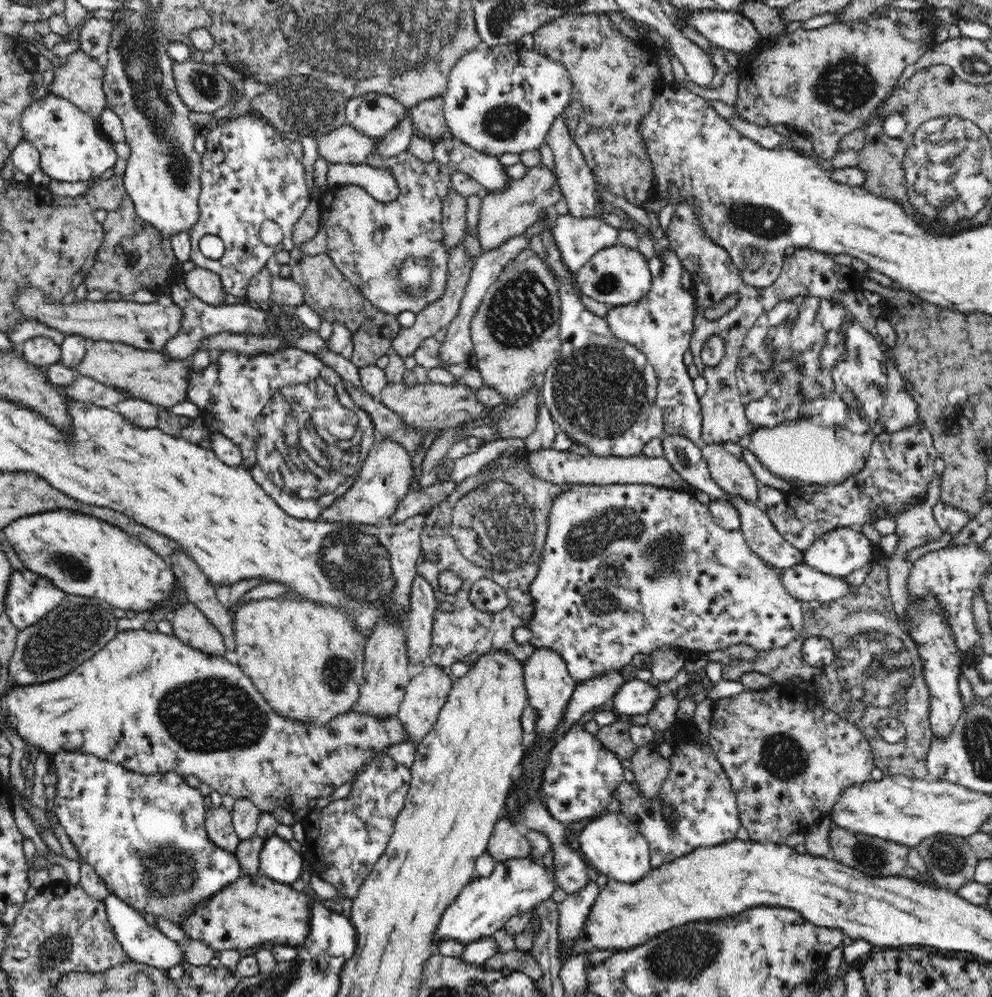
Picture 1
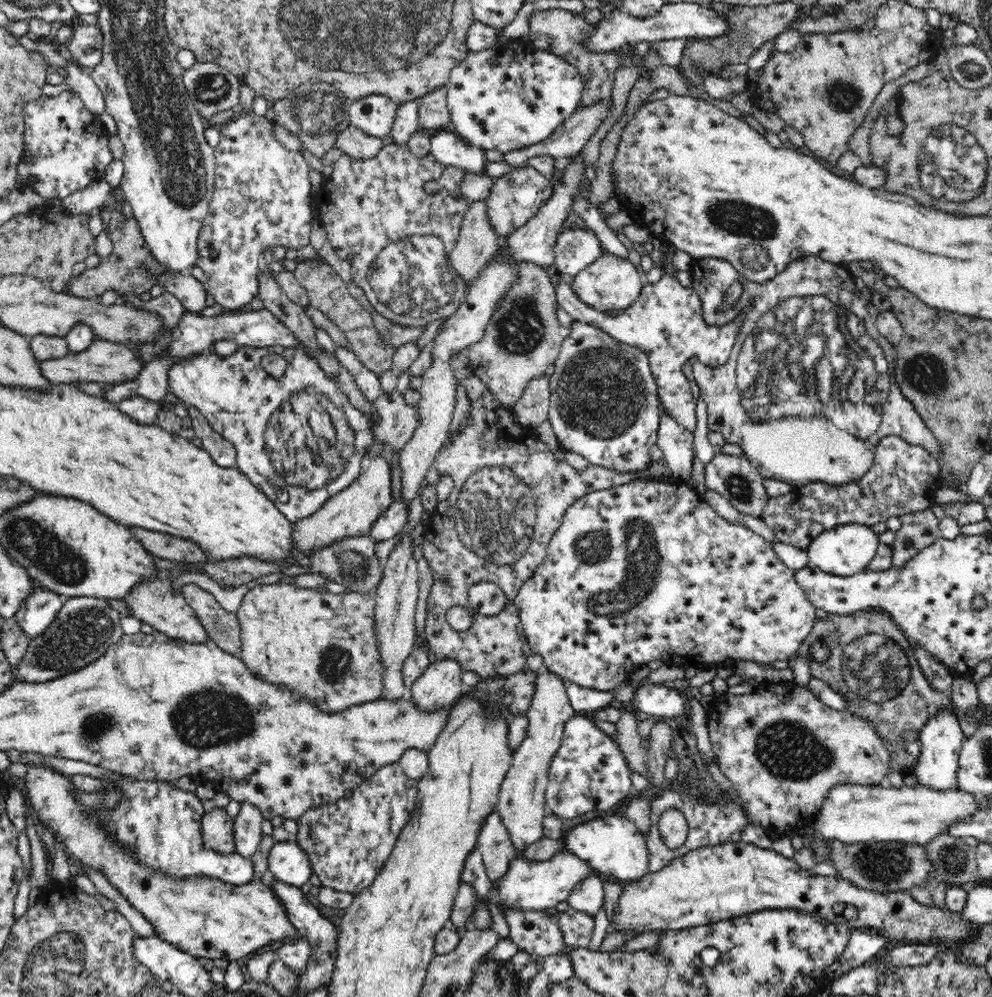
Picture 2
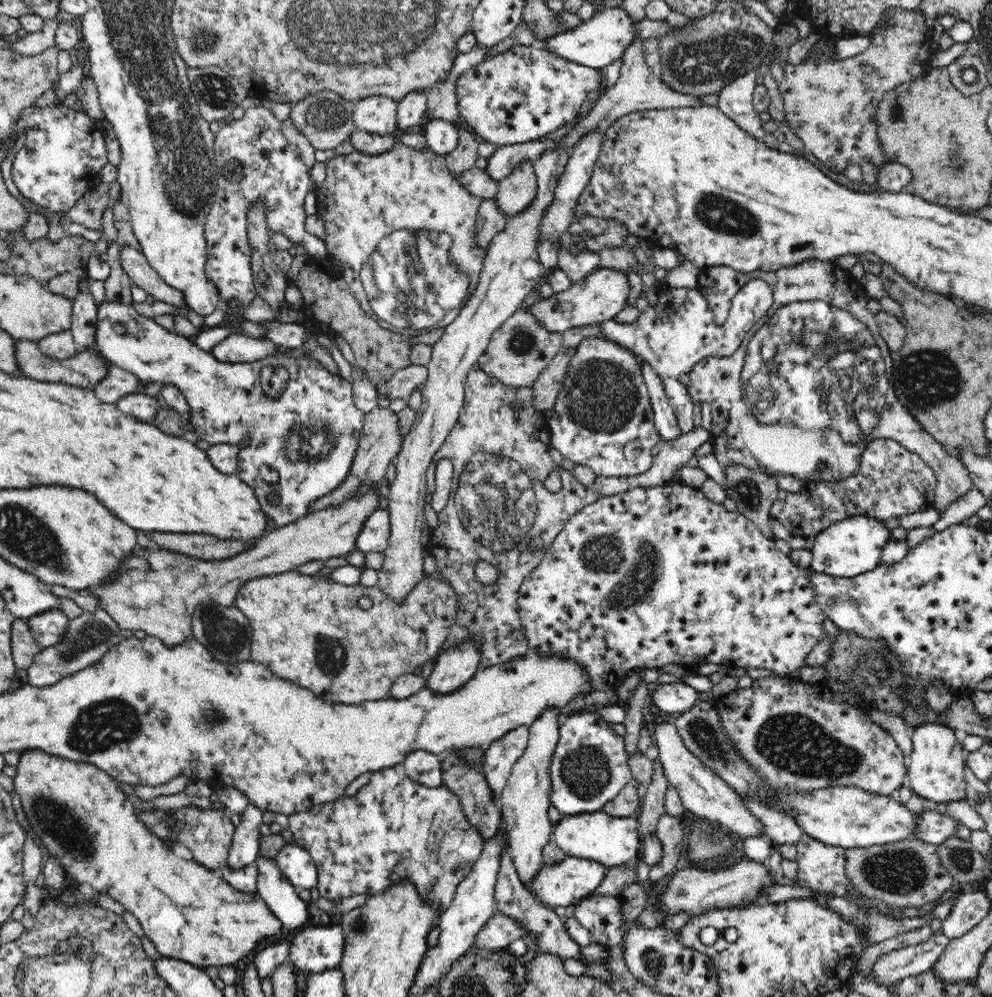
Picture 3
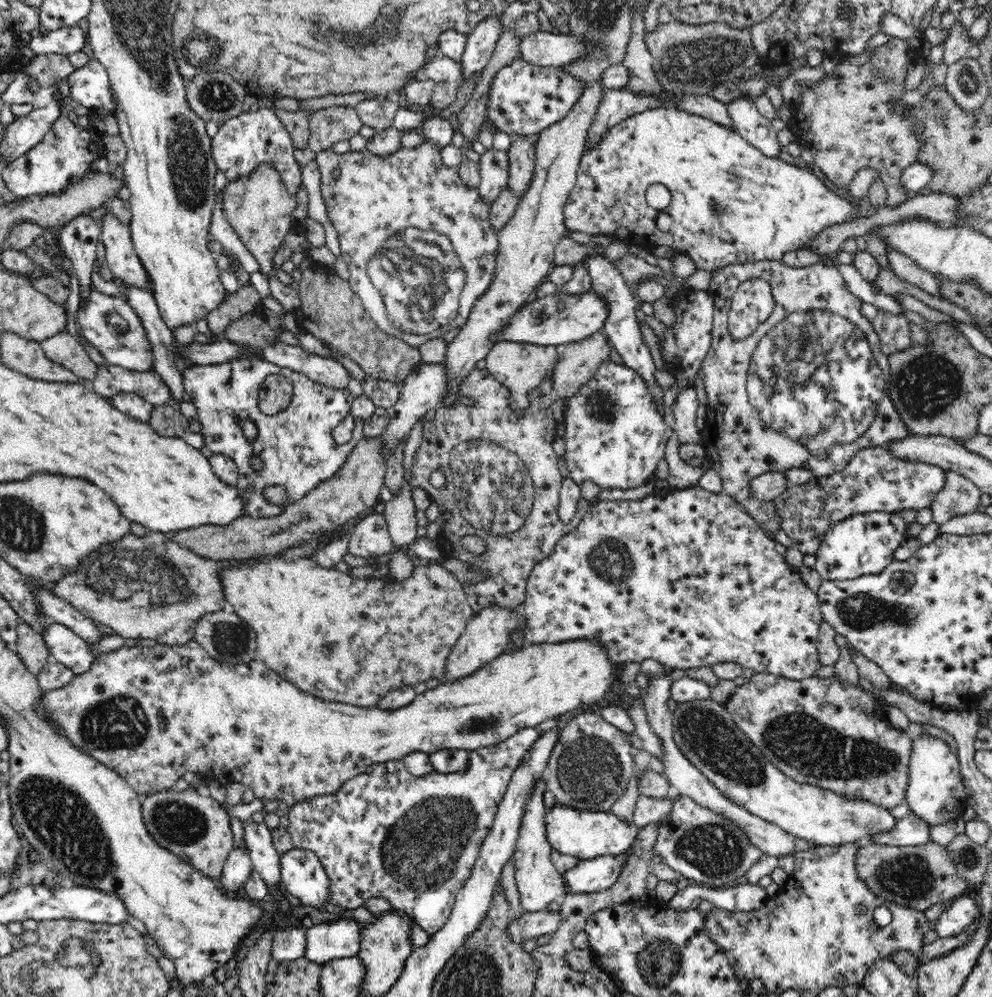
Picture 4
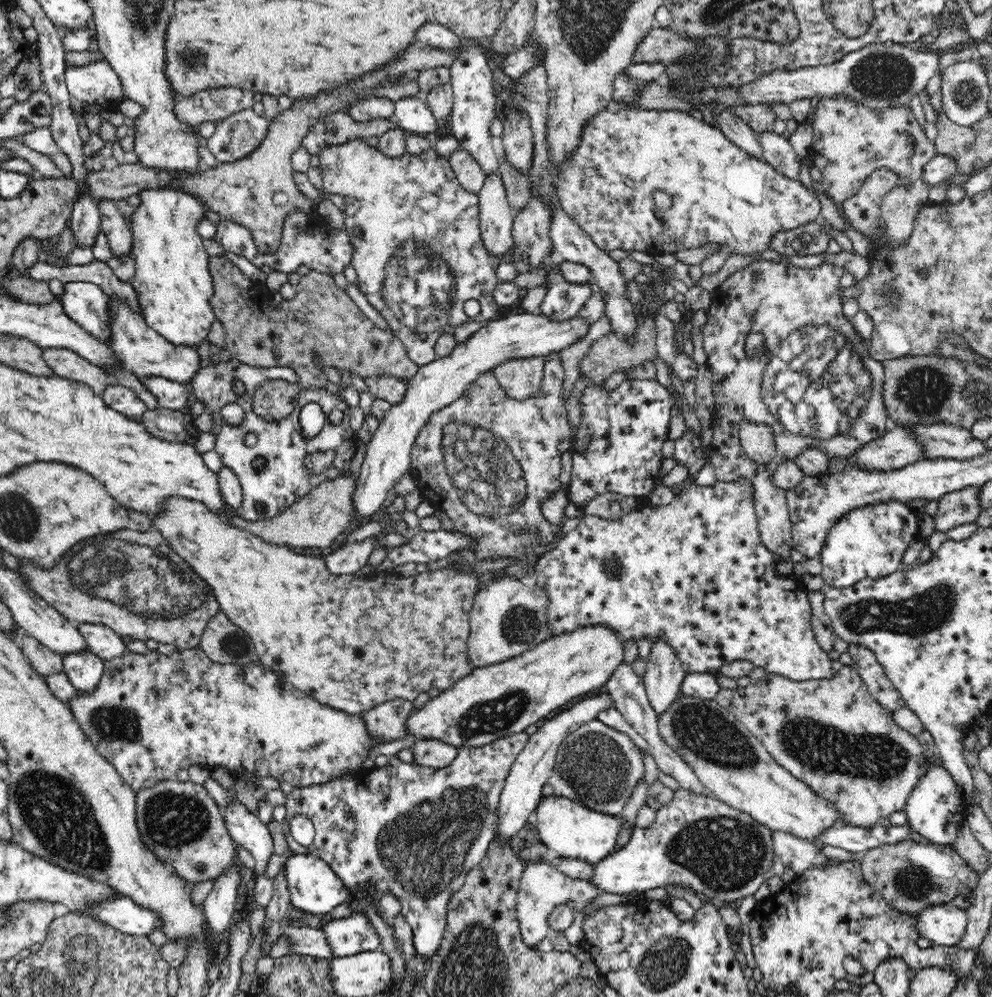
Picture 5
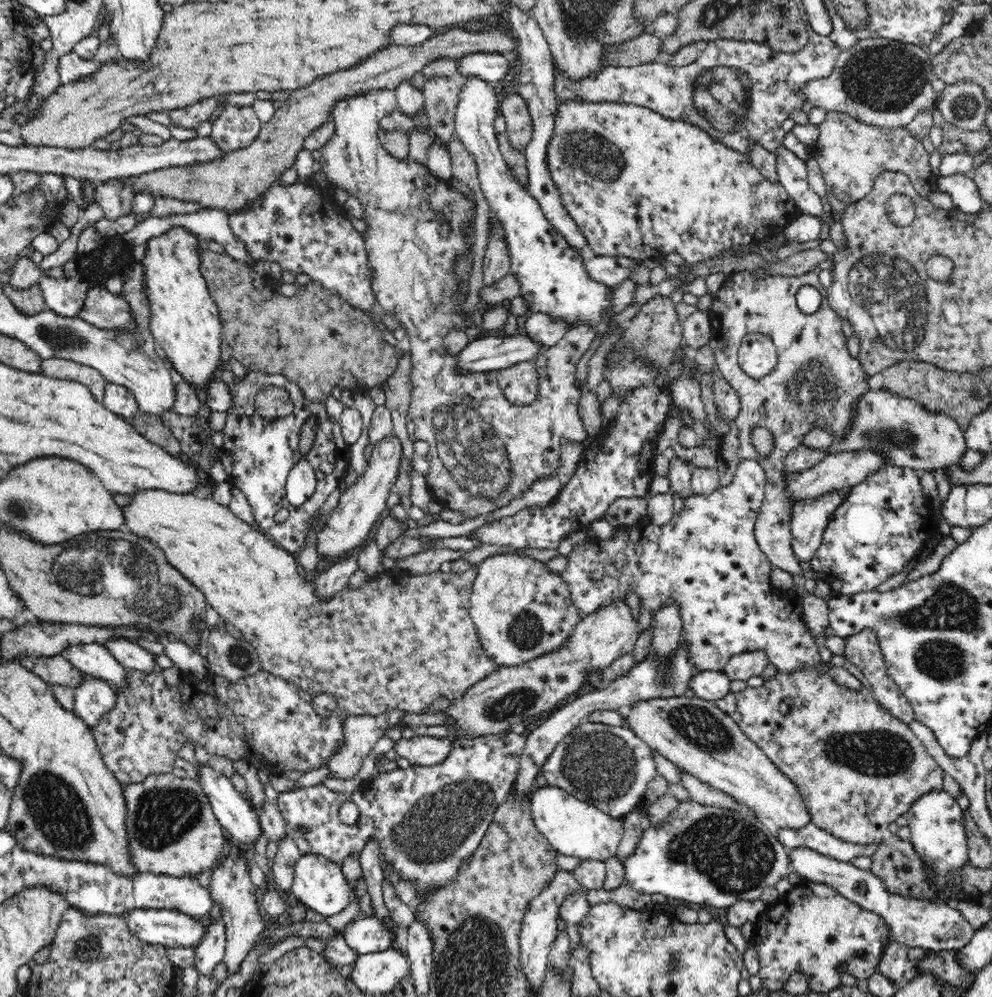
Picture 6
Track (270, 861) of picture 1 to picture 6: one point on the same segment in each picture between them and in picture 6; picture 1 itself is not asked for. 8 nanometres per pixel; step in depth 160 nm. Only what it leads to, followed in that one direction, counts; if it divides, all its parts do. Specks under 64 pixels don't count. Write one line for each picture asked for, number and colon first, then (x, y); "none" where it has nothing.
2: (288, 863)
3: (298, 866)
4: (303, 875)
5: (314, 887)
6: (319, 883)

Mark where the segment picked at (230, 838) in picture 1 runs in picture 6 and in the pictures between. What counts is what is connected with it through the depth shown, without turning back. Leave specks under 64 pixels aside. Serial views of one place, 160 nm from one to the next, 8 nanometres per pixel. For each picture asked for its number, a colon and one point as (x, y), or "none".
2: (216, 827)
3: (208, 833)
4: (195, 827)
5: (178, 821)
6: (171, 829)

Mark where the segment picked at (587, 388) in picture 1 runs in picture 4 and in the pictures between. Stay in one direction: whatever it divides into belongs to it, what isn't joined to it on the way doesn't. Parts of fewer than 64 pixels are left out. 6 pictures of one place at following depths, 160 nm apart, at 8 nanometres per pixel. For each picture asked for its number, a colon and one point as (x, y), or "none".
2: (604, 405)
3: (602, 418)
4: (616, 433)

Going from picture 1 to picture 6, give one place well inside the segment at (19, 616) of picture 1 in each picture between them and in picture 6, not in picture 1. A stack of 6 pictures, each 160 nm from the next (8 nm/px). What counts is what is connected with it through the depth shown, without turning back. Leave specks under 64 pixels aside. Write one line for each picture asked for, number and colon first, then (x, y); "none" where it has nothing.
2: (38, 613)
3: (49, 628)
4: (66, 647)
5: (84, 670)
6: (94, 698)

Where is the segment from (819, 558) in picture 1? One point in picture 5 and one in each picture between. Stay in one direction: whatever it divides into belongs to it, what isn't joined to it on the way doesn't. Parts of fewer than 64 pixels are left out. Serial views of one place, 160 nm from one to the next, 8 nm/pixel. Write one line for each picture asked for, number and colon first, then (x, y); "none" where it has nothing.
2: (847, 549)
3: (850, 547)
4: (863, 544)
5: (869, 542)

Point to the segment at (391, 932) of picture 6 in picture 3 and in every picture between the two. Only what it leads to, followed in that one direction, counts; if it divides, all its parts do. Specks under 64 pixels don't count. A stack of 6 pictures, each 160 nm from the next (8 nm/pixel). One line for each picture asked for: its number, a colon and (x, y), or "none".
3: (316, 949)
4: (327, 941)
5: (354, 934)

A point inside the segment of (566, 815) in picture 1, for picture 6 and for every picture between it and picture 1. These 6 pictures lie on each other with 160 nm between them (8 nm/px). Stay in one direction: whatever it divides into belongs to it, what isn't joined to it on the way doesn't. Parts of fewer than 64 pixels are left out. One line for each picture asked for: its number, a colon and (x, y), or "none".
2: (588, 772)
3: (589, 767)
4: (591, 767)
5: (598, 766)
6: (610, 767)

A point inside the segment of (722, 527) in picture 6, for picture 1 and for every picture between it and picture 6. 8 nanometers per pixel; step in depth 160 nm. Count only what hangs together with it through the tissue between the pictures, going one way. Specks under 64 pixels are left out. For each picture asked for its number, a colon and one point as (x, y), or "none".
1: (672, 578)
2: (647, 571)
3: (656, 576)
4: (689, 579)
5: (695, 572)

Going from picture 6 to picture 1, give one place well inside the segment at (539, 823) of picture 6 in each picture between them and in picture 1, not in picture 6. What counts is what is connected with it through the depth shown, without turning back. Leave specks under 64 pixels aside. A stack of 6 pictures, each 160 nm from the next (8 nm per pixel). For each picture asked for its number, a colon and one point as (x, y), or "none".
1: (613, 844)
2: (612, 845)
3: (613, 841)
4: (585, 834)
5: (569, 829)

